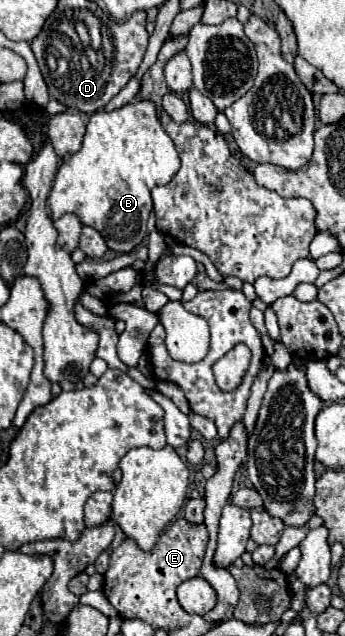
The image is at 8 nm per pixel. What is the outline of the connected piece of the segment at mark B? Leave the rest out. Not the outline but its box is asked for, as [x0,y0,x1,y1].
[49,101,177,253]

